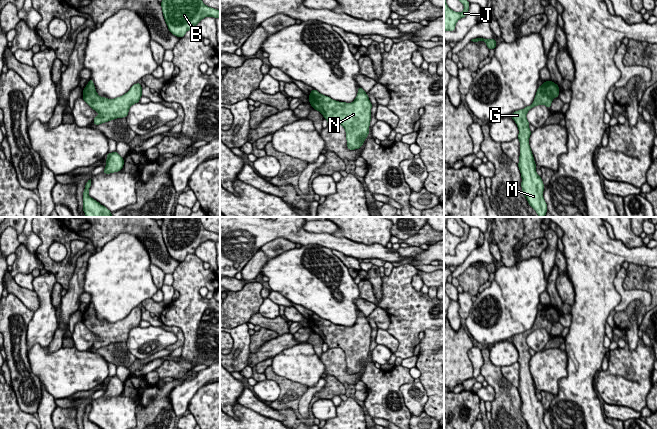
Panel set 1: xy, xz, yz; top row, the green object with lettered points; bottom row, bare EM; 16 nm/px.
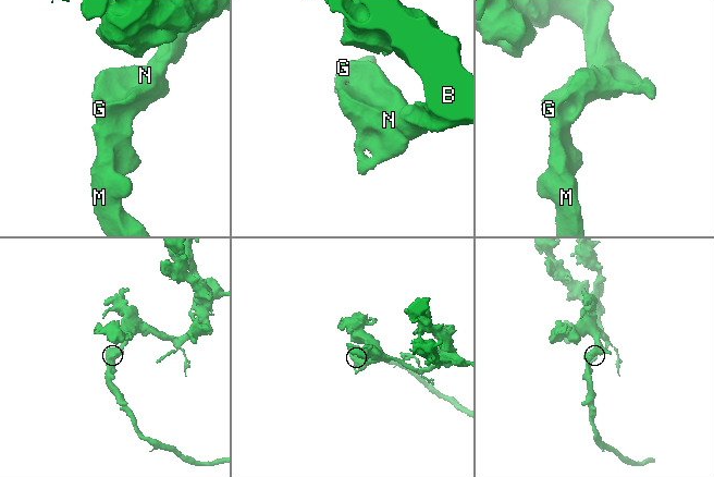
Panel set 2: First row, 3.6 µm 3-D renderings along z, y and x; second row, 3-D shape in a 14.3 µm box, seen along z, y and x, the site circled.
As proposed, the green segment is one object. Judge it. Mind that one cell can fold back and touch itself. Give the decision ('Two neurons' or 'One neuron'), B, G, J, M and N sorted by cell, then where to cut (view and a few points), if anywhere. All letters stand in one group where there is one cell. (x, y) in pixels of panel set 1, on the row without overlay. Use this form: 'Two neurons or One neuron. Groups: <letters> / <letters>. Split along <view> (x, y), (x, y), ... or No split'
One neuron. Groups: B G J M N. No split

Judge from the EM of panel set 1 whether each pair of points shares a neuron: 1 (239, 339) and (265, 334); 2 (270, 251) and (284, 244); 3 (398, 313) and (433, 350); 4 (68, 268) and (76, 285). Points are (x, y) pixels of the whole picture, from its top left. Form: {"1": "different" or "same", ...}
{"1": "different", "2": "same", "3": "different", "4": "different"}

